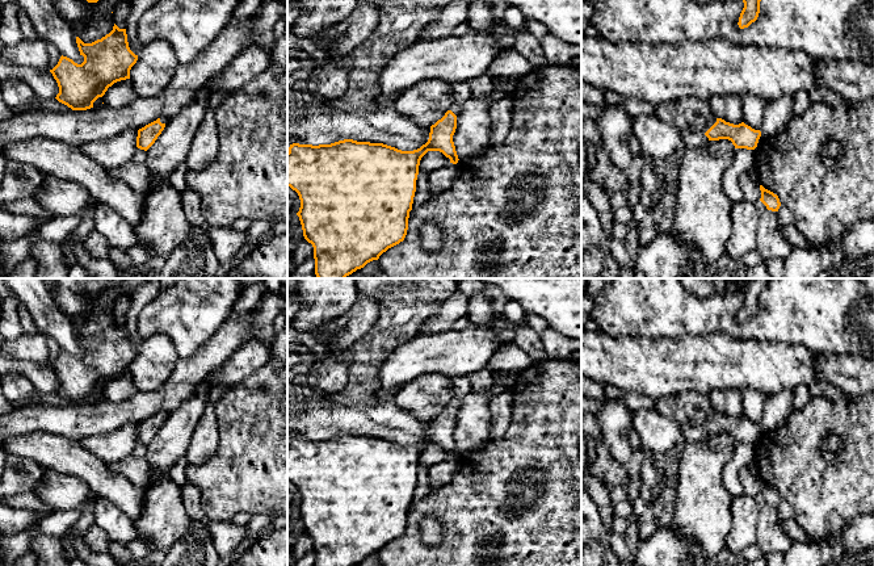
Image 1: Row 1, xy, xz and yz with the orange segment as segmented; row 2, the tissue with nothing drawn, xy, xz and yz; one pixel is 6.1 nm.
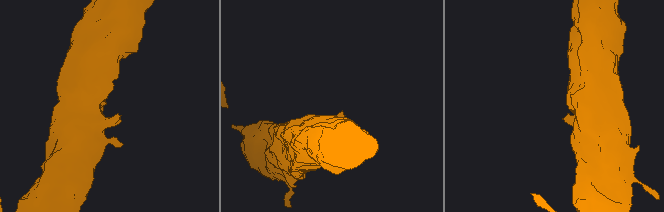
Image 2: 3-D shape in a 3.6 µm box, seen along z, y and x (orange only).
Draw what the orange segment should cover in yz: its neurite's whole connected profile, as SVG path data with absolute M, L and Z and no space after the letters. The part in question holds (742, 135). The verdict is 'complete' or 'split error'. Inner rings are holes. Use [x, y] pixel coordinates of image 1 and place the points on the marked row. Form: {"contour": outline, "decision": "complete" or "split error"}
{"contour": "M711 116L710 122L703 129L709 141L728 139L735 148L755 150L761 137L760 130L755 130L744 122L739 125L730 123L722 118Z", "decision": "split error"}

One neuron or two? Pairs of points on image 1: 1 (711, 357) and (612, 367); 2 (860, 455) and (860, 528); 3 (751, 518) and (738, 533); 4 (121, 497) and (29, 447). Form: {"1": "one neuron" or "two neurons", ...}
{"1": "one neuron", "2": "two neurons", "3": "one neuron", "4": "one neuron"}

